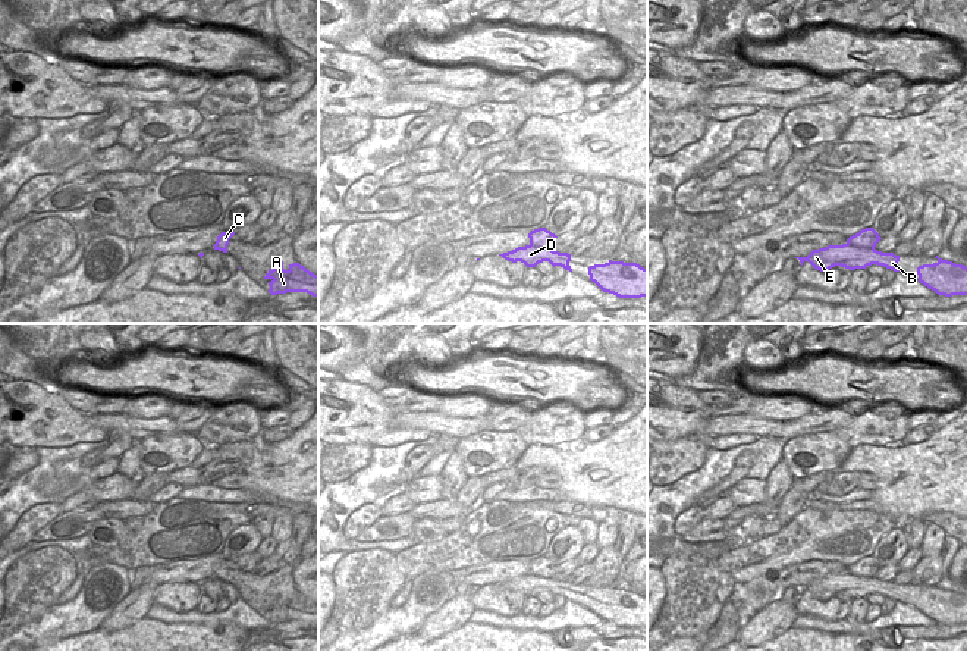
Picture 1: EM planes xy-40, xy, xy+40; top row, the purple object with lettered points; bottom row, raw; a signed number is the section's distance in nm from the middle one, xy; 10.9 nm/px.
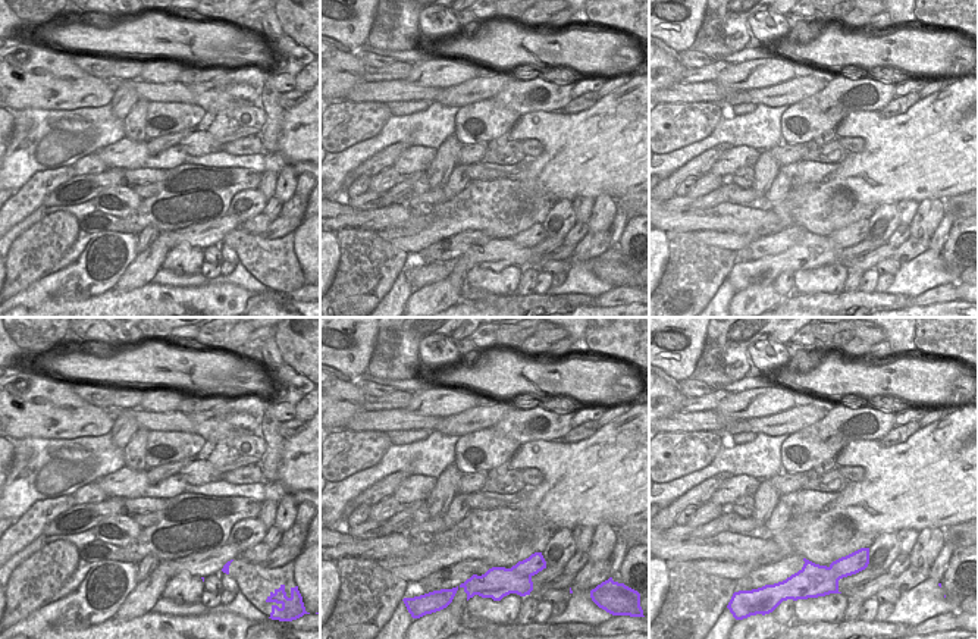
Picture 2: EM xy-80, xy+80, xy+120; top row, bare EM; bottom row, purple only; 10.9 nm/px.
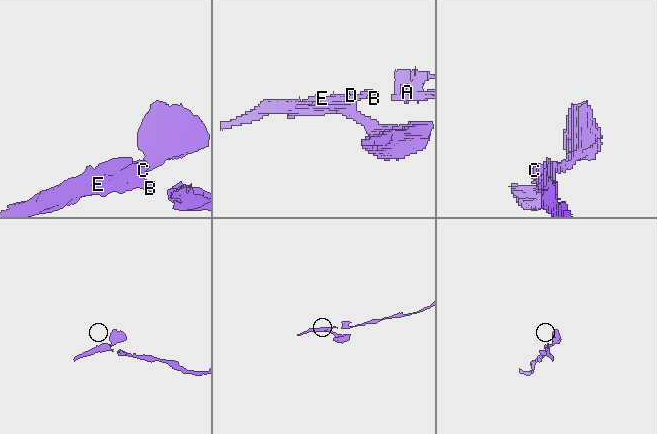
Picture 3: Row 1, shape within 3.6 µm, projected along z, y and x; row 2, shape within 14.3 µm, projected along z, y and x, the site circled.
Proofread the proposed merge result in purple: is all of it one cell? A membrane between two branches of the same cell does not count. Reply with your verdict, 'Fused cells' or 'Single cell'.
Fused cells

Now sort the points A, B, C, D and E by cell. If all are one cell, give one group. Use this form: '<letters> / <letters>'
A B D E / C

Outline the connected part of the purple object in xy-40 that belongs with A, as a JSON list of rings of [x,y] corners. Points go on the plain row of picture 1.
[[[283,590],[273,595],[266,602],[264,608],[269,608],[271,624],[286,621],[307,621],[313,626],[318,626],[318,605],[301,595],[299,592],[289,593],[289,598],[283,598]]]

